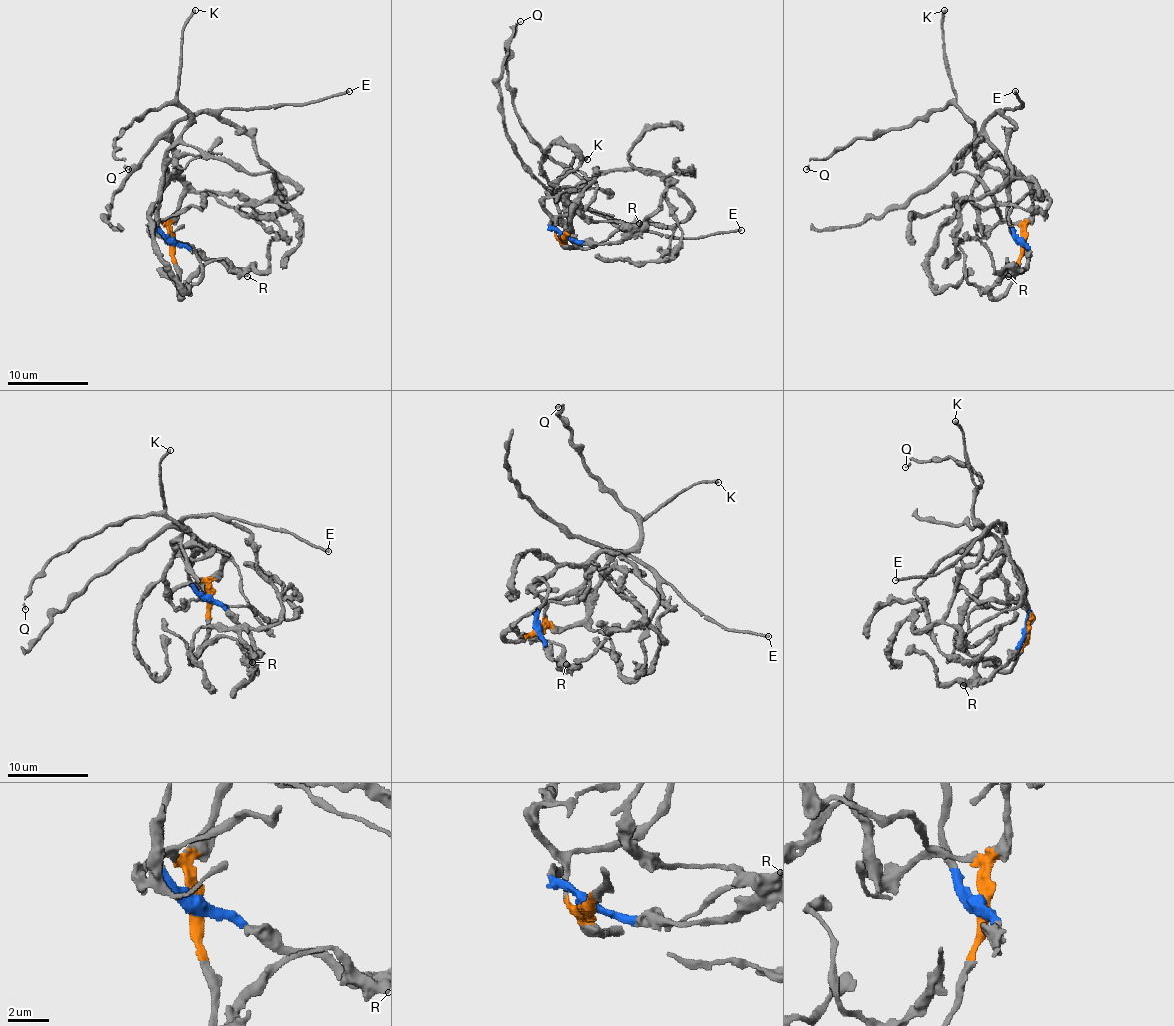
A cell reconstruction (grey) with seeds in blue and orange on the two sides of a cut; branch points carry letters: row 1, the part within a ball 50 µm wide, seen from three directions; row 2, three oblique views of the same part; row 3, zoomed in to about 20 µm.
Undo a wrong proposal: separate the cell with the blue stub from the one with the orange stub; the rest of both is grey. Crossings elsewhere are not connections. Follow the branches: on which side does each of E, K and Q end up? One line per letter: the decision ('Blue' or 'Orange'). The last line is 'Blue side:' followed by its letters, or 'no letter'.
E: Orange
K: Blue
Q: Blue
Blue side: K, Q

